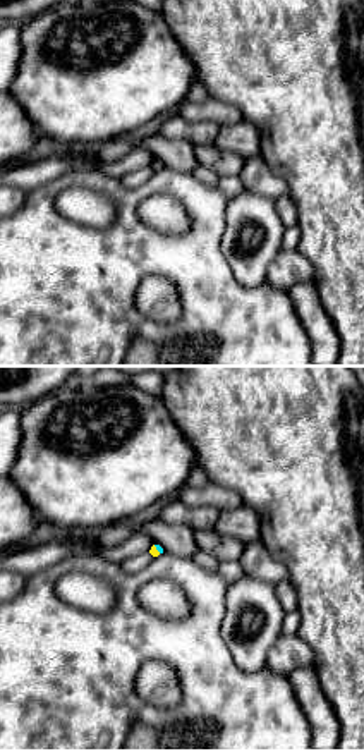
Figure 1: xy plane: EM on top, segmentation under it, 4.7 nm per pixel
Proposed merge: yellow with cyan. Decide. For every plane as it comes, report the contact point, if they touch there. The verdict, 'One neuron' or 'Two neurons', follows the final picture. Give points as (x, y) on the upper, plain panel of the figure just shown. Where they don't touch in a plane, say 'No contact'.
Touches yellow at (155, 164)

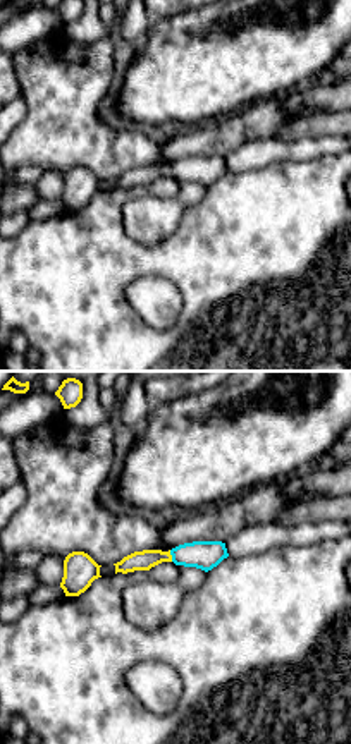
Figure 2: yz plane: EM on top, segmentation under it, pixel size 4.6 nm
Touches yellow at (171, 170)

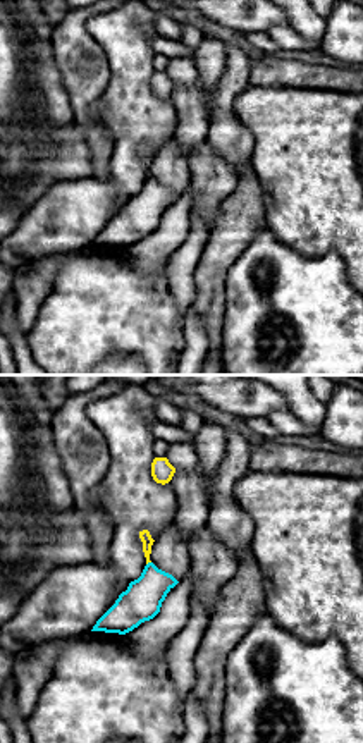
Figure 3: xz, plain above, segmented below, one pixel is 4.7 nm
Touches yellow at (148, 176)

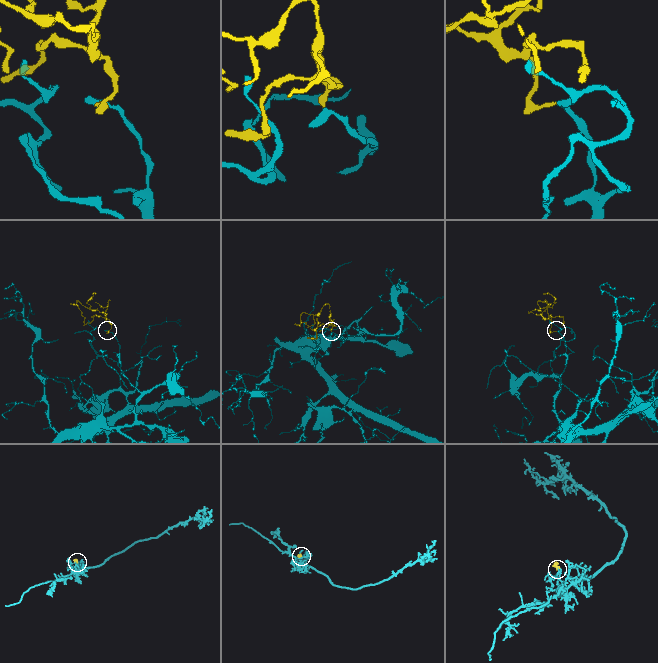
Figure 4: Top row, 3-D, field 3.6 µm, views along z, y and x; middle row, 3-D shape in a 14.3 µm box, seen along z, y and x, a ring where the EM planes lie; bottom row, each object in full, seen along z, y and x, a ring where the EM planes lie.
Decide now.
One neuron

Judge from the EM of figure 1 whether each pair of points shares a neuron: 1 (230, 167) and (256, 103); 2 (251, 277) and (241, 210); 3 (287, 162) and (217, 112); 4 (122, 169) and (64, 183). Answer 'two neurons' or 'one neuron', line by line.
1: two neurons
2: one neuron
3: two neurons
4: two neurons

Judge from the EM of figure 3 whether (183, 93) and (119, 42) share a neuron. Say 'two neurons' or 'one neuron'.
two neurons

